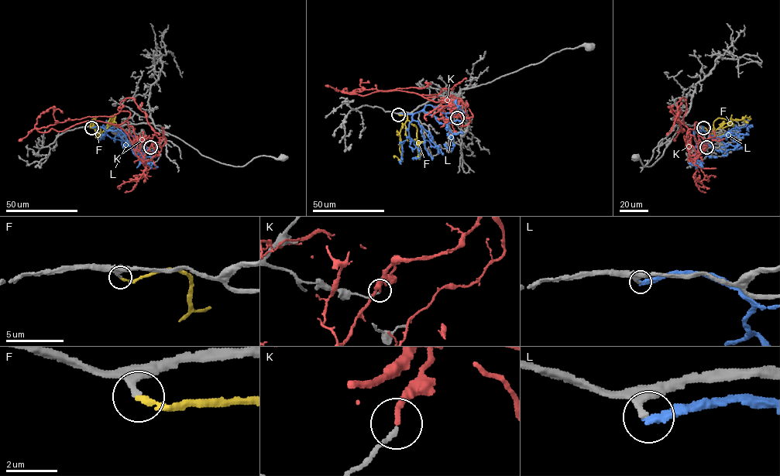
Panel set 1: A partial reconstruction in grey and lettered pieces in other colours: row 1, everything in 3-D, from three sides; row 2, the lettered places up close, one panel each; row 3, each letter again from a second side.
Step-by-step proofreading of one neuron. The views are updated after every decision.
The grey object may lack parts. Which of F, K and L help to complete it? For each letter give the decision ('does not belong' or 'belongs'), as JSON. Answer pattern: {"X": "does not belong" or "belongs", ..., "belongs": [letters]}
{"F": "belongs", "K": "does not belong", "L": "does not belong", "belongs": ["F"]}

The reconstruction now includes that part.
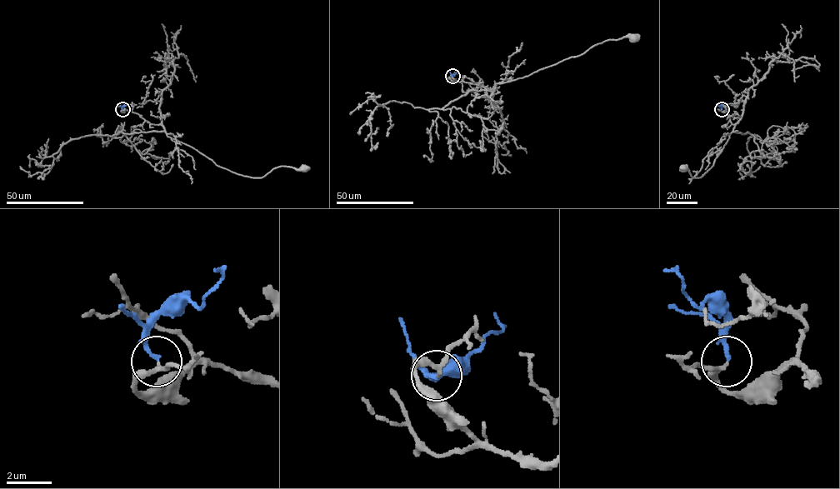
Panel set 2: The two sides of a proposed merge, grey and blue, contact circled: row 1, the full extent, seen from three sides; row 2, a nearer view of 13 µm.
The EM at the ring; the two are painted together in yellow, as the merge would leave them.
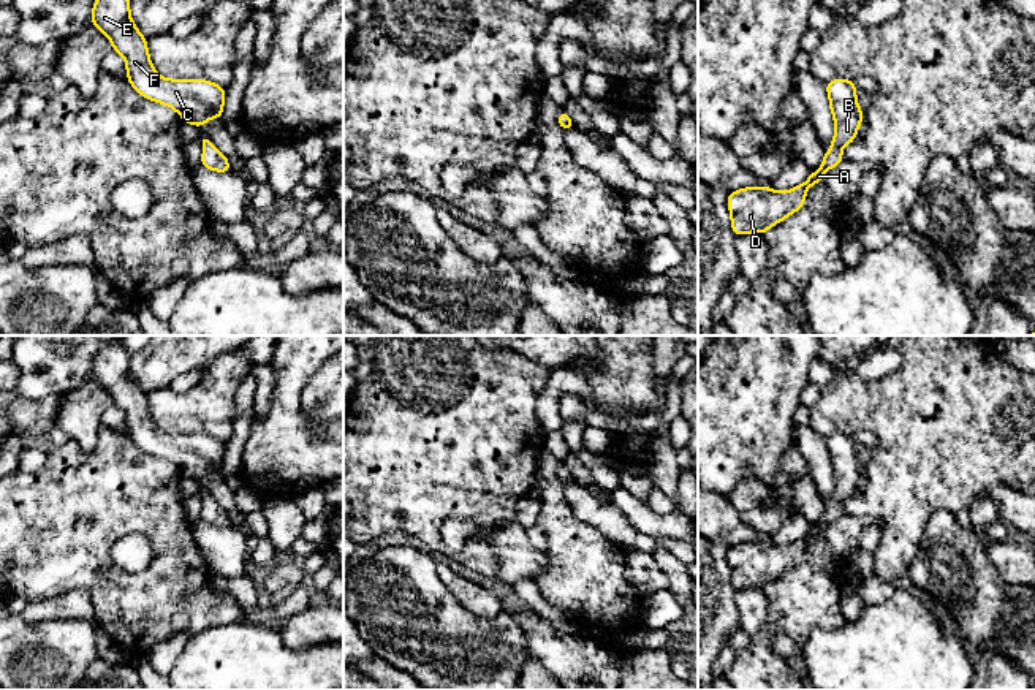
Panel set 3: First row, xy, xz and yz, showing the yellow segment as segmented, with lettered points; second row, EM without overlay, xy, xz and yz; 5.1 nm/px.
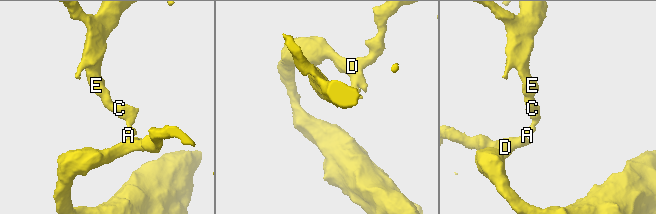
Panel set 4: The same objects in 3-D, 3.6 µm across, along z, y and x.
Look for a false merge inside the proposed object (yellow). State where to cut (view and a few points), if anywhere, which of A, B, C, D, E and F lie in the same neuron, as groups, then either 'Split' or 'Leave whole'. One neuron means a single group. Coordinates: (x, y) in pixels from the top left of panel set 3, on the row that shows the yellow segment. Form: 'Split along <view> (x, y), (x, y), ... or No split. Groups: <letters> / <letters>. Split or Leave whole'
No split. Groups: A B C D E F. Leave whole

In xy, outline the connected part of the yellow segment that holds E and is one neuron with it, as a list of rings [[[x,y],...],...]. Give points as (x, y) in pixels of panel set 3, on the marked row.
[[[95,0],[92,24],[108,36],[112,51],[123,55],[131,87],[147,100],[169,106],[182,122],[198,128],[209,119],[222,119],[225,87],[206,79],[166,79],[155,71],[147,38],[130,16],[130,2]]]

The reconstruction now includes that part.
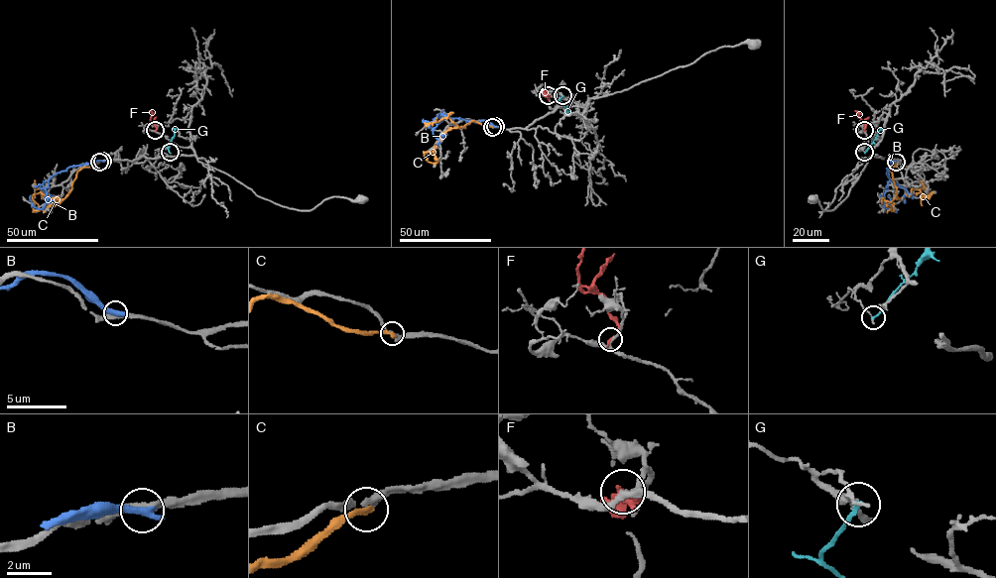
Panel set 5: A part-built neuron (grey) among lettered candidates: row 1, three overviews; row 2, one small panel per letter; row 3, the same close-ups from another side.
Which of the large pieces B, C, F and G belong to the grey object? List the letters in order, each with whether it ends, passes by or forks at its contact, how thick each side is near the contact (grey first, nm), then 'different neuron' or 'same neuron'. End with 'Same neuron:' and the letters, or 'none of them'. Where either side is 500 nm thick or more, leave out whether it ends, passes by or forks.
B: it ends | 280/480 nm | different neuron
C: it ends | 280/280 nm | different neuron
F: it ends | 220/240 nm | different neuron
G: it ends | 170/190 nm | different neuron
Same neuron: none of them

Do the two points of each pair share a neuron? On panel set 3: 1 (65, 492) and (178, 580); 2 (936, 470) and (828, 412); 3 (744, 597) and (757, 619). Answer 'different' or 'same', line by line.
1: same
2: same
3: same

